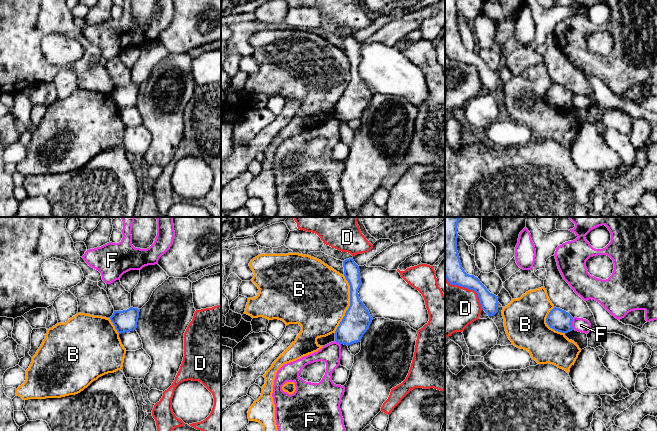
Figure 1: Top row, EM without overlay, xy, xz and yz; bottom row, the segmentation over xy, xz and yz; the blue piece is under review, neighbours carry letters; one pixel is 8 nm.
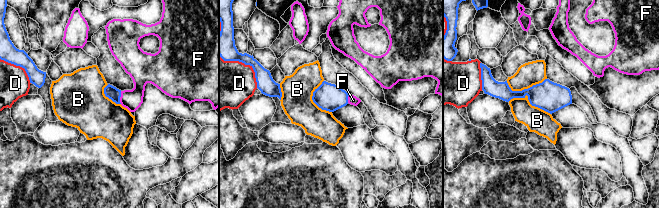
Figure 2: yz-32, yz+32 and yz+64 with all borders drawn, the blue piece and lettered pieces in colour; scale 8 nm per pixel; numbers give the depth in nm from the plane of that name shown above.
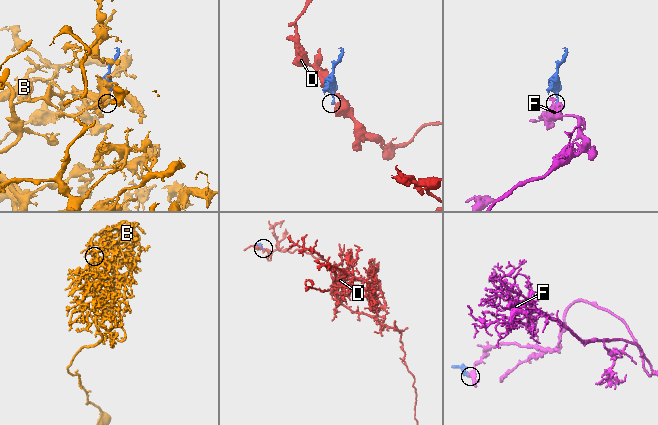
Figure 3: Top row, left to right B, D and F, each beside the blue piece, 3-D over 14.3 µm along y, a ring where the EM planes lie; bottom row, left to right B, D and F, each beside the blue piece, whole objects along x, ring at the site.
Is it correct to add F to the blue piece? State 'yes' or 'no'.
no

